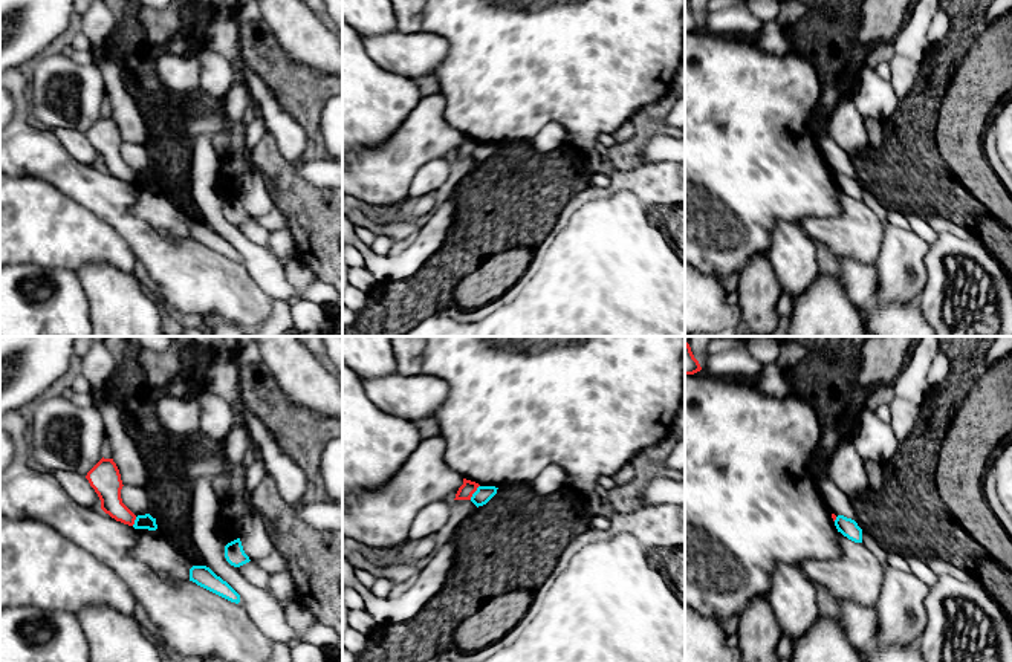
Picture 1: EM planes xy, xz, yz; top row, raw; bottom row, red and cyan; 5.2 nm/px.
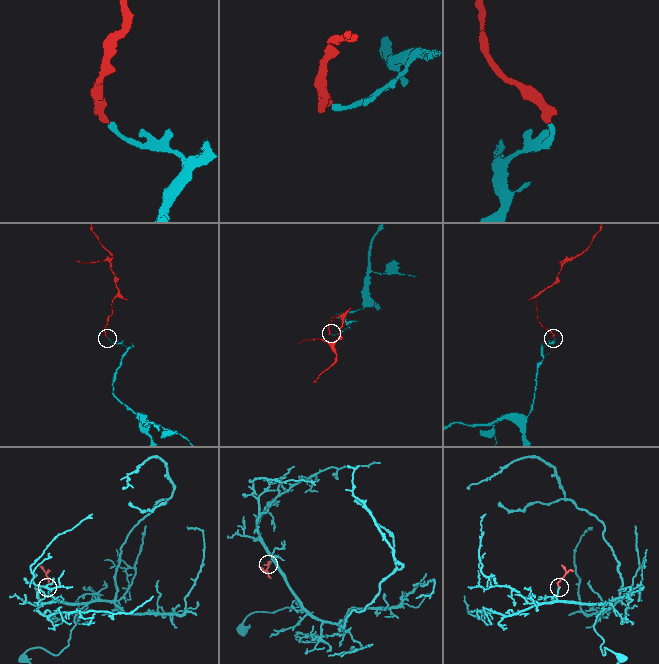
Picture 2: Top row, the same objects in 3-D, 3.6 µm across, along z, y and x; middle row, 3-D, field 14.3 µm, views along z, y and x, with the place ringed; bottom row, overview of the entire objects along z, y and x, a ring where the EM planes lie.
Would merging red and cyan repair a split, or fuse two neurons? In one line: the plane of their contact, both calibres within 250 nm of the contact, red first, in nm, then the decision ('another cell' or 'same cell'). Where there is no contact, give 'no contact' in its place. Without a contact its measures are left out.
contact in xz; calibres 80 and 90 nm; another cell

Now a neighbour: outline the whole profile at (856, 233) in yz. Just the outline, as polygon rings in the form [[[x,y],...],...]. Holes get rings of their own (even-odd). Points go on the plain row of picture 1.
[[[838,190],[838,217],[806,217],[804,232],[829,249],[835,258],[855,258],[874,264],[882,246],[884,223],[862,202]]]

